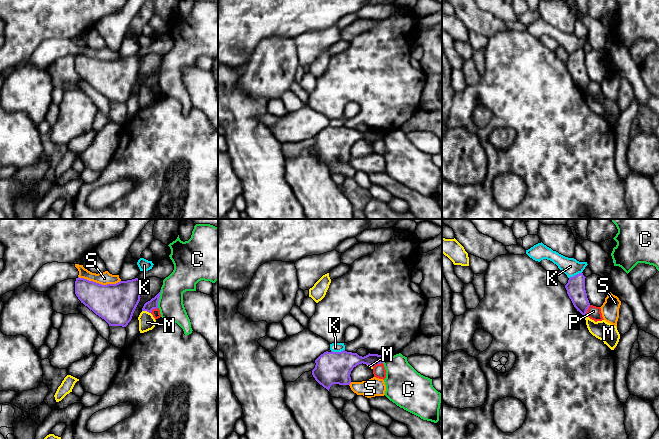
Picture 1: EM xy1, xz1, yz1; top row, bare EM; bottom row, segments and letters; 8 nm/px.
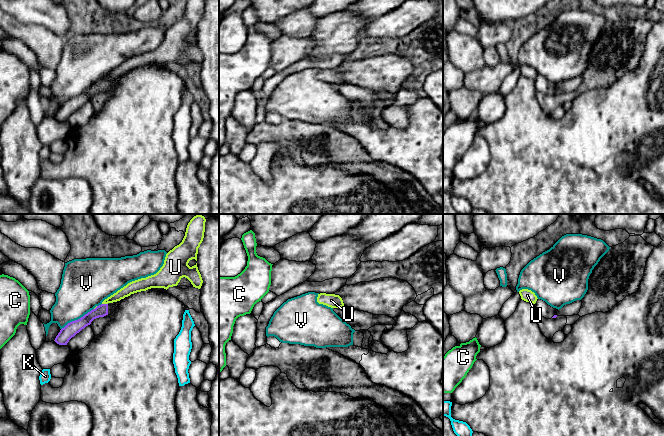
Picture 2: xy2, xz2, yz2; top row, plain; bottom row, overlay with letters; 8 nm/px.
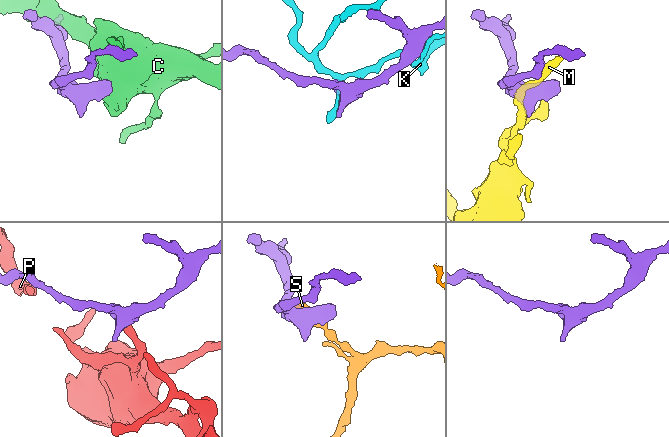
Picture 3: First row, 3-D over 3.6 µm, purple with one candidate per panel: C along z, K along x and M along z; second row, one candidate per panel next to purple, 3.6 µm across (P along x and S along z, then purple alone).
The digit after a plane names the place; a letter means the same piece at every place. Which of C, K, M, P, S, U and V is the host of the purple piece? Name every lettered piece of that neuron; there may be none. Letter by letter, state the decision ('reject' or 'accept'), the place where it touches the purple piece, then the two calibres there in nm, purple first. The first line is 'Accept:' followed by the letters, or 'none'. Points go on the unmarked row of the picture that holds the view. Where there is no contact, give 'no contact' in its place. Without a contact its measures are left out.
Accept: none
C: reject; meets purple in xy1 at (158, 75); 80 nm thick on the purple side, 200 nm on the other
K: reject; meets purple in xz1 at (337, 128); 260 nm thick on the purple side, 80 nm on the other
M: reject; meets purple in xy1 at (146, 86); 80 nm thick on the purple side, 130 nm on the other
P: reject; meets purple in yz1 at (586, 86); 150 nm thick on the purple side, 110 nm on the other
S: reject; meets purple in xy1 at (98, 59); 320 nm thick on the purple side, 100 nm on the other
U: reject; meets purple in xy2 at (105, 80); 100 nm thick on the purple side, 90 nm on the other
V: reject; meets purple in xy2 at (78, 95); 110 nm thick on the purple side, 360 nm on the other

